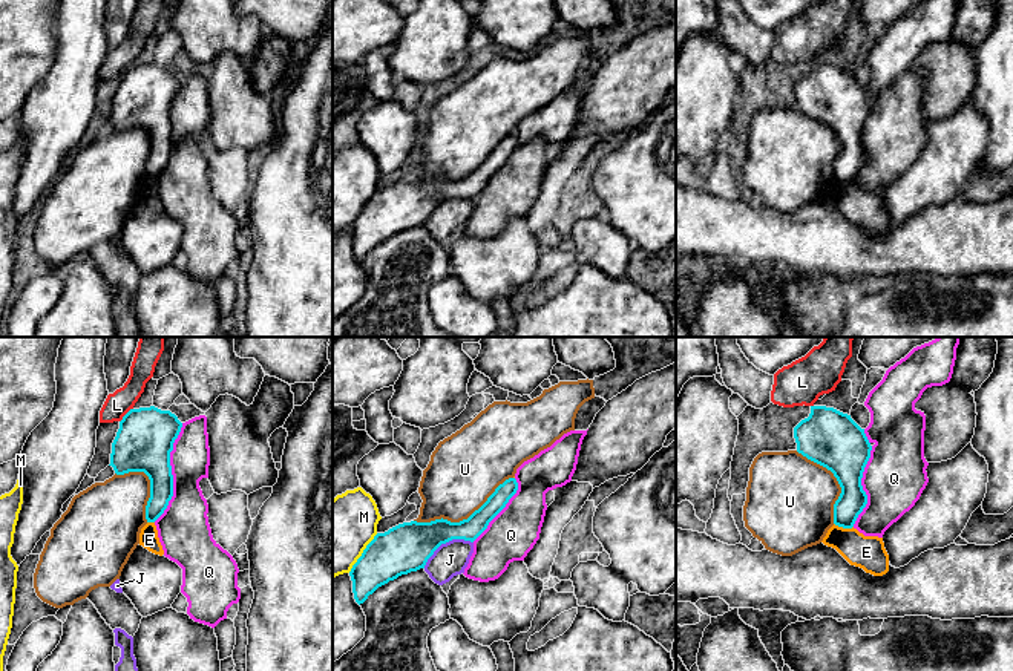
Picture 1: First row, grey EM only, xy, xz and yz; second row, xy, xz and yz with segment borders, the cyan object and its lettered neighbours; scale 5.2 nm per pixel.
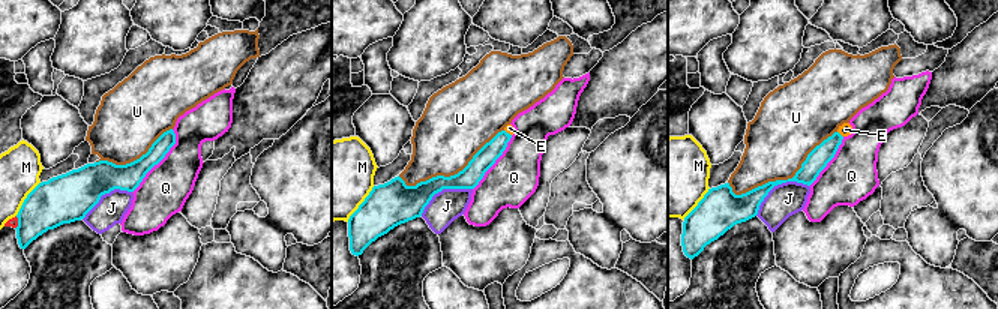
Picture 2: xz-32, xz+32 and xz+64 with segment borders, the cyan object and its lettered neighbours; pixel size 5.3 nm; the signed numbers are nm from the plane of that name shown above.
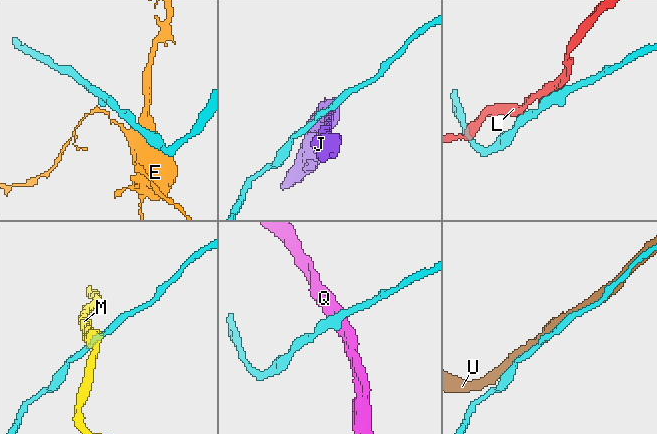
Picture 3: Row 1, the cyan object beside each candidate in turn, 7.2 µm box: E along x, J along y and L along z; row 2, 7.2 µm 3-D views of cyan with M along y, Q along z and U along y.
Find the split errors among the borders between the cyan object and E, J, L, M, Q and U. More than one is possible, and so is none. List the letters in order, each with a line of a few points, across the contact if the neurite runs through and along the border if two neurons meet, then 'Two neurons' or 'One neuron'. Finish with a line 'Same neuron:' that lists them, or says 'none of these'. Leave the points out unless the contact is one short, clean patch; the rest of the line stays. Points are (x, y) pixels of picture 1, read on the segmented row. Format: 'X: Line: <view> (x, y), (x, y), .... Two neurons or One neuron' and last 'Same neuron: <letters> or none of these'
E: Line: yz (834, 523), (852, 527). Two neurons
J: Two neurons
L: Two neurons
M: Line: xz (377, 533), (348, 572). Two neurons
Q: Two neurons
U: One neuron
Same neuron: U

